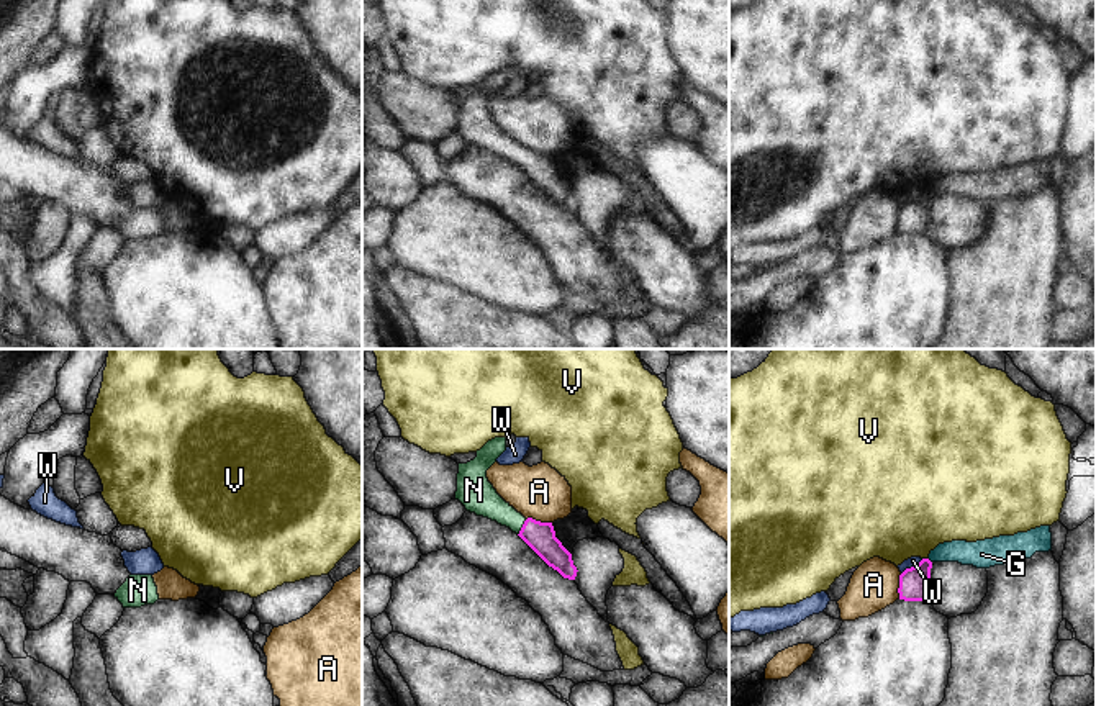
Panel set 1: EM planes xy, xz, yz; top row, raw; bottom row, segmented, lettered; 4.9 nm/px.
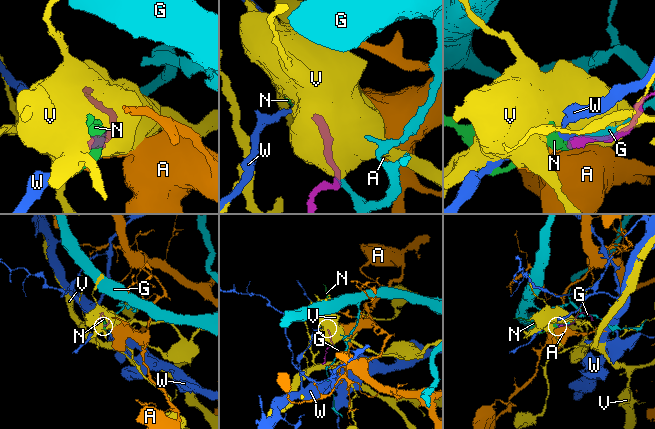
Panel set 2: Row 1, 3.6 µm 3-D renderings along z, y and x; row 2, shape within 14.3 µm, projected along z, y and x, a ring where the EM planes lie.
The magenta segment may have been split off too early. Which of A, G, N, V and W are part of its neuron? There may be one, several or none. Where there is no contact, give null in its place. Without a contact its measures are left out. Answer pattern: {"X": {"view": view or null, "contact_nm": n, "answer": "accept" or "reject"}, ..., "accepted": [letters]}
{"A": {"view": "xz", "contact_nm": 130, "answer": "reject"}, "G": {"view": "yz", "contact_nm": 30, "answer": "reject"}, "N": {"view": "xz", "contact_nm": 90, "answer": "accept"}, "V": {"view": "yz", "contact_nm": 30, "answer": "reject"}, "W": {"view": "yz", "contact_nm": 130, "answer": "reject"}, "accepted": ["N"]}

